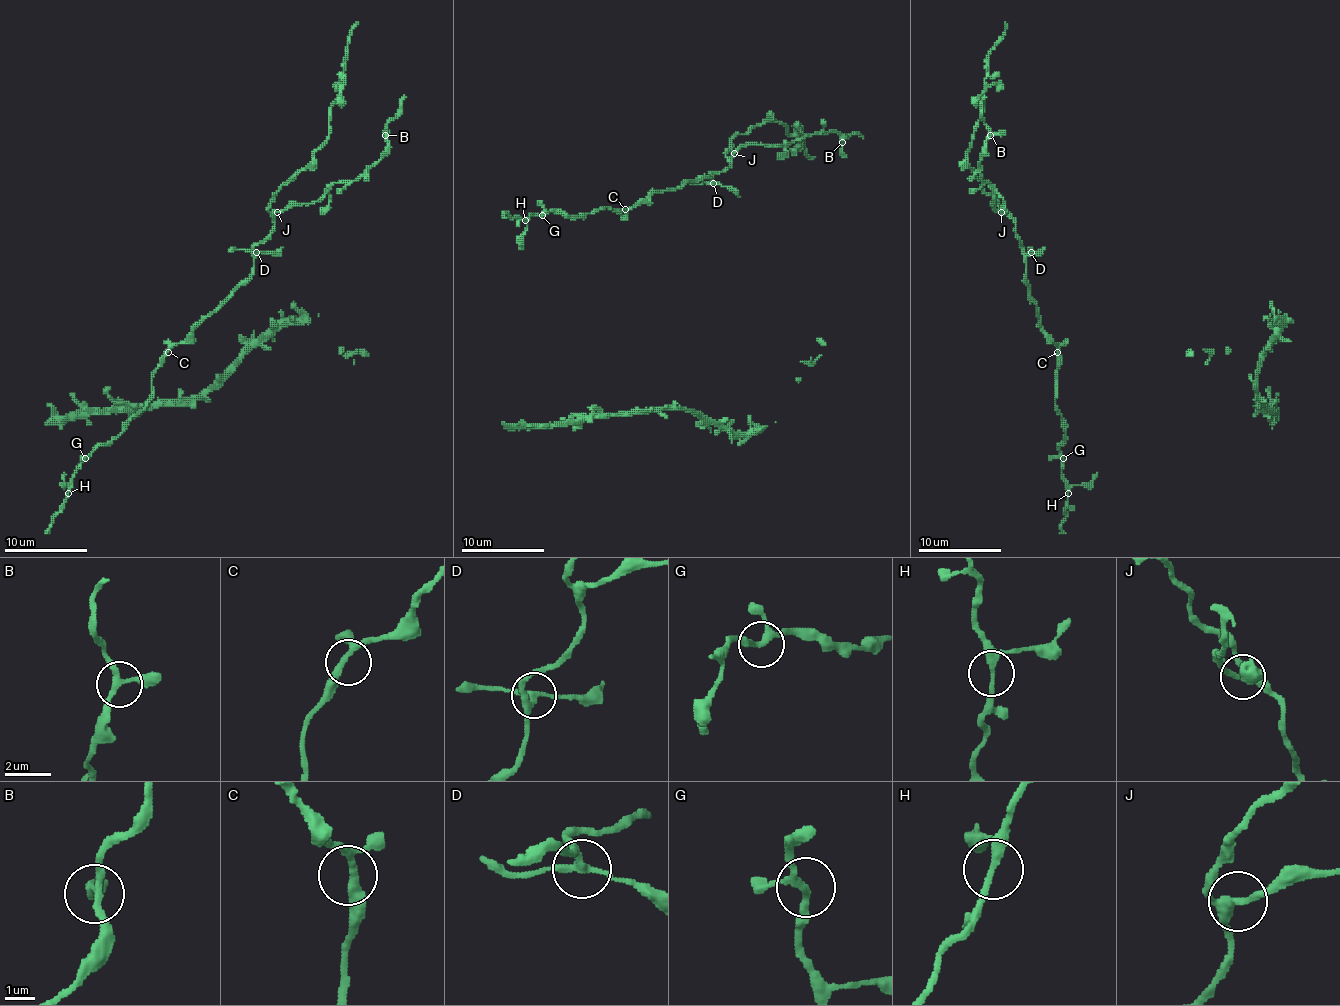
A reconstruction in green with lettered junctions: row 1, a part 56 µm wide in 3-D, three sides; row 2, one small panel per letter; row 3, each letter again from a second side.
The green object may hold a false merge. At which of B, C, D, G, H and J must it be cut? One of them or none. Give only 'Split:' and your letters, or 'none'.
Split: D

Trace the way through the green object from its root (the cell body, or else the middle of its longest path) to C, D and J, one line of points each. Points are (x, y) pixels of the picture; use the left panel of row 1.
C: (106, 445), (145, 406), (151, 393), (151, 372), (168, 352)
D: (106, 445), (145, 406), (151, 393), (151, 372), (160, 364), (162, 356), (181, 343), (250, 276), (256, 251)
J: (106, 445), (145, 406), (151, 372), (162, 356), (250, 276), (254, 247), (270, 233), (277, 212)

